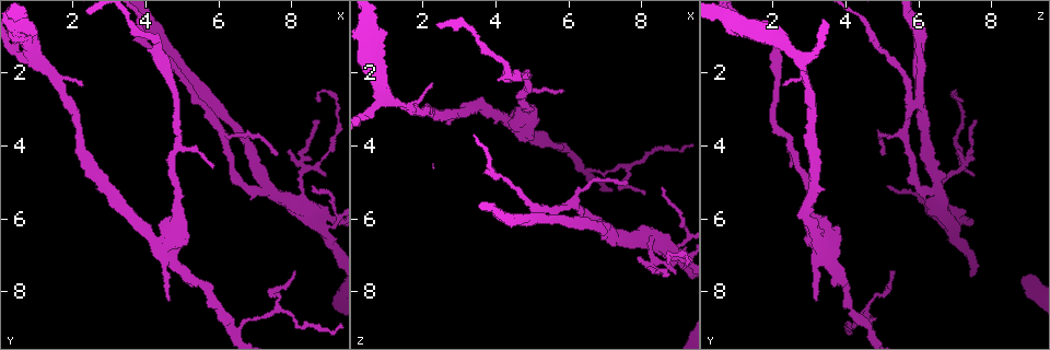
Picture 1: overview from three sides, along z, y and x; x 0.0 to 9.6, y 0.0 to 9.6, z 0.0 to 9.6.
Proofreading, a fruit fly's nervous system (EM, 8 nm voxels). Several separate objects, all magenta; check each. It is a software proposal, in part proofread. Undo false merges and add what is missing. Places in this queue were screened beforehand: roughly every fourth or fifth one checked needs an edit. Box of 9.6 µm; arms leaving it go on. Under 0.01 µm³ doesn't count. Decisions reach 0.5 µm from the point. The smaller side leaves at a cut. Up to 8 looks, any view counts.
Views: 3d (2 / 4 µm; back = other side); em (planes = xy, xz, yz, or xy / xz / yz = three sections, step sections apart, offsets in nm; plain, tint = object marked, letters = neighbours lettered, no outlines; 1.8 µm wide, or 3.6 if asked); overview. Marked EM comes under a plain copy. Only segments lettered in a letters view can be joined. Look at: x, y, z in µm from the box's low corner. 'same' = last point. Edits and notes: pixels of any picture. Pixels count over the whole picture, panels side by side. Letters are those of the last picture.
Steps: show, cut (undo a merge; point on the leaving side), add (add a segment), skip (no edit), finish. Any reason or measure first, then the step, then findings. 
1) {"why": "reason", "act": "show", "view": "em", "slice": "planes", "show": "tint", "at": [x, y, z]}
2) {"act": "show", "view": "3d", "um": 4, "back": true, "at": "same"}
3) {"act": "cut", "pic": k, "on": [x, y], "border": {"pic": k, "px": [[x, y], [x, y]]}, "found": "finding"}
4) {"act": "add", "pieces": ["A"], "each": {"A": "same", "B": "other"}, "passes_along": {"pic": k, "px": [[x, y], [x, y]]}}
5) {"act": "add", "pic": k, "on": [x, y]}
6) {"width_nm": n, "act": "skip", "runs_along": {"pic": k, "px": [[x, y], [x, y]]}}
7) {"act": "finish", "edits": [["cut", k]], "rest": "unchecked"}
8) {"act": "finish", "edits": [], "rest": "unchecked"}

{"why": "calibre changes", "act": "show", "view": "3d", "um": 4, "at": [0.90, 1.65, 2.70]}

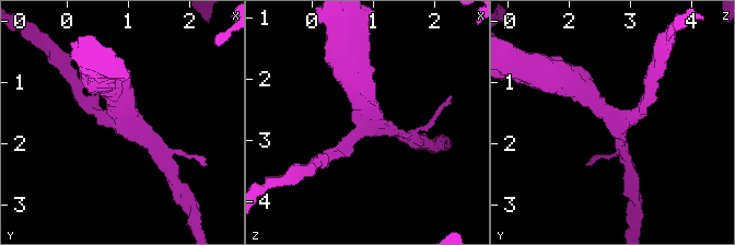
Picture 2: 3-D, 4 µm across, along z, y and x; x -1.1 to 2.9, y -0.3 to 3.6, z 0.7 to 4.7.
{"arms": 3, "arm_widths_nm": [180, 190, 340], "act": "show", "view": "em", "slice": "yz", "step": 4, "show": "letters", "at": [0.95, 1.75, 2.70]}

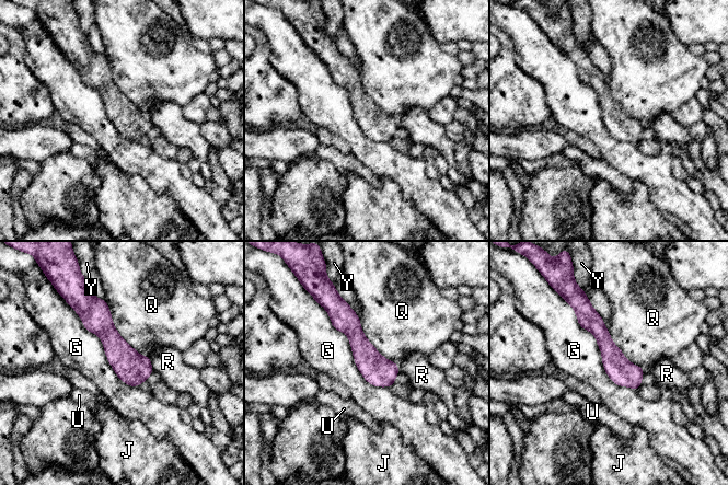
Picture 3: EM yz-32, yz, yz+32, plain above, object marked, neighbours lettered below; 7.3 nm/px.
{"why": "another direction", "act": "show", "view": "em", "slice": "planes", "show": "letters", "at": "same"}

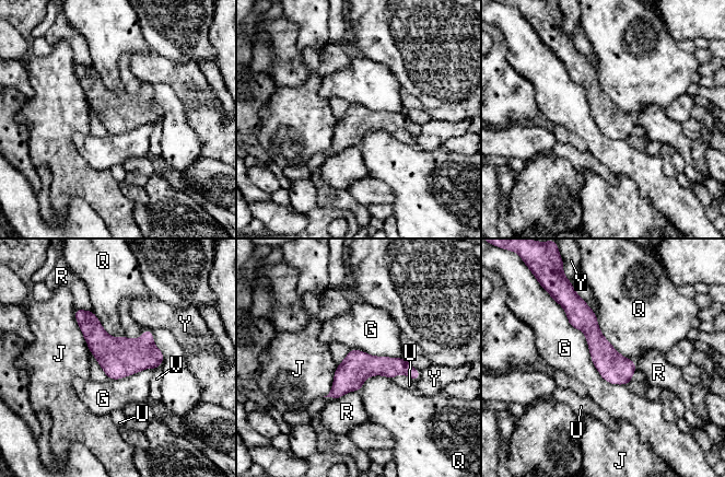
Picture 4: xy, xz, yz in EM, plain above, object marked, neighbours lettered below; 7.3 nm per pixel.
{"act": "skip", "each": {"G": "other", "J": "other", "Q": "other", "R": "other", "U": "other", "V": "other", "Y": "other"}, "runs_along": {"pic": 4, "px": [[570, 305], [627, 380]]}, "found": "continuous, no second cell"}

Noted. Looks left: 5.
{"why": "sharp bend", "act": "show", "view": "3d", "um": 4, "at": [4.45, 6.65, 3.35]}

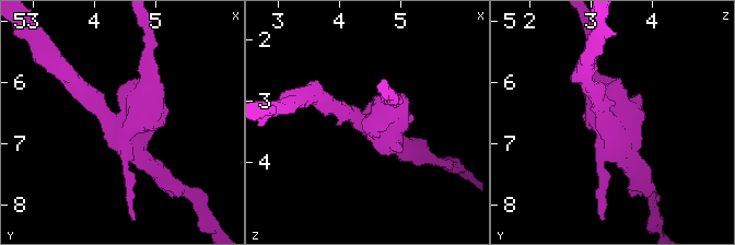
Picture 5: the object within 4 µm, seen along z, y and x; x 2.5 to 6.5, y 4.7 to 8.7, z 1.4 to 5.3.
{"act": "show", "view": "em", "um": 3.6, "slice": "planes", "show": "letters", "at": [4.50, 6.65, 3.35]}

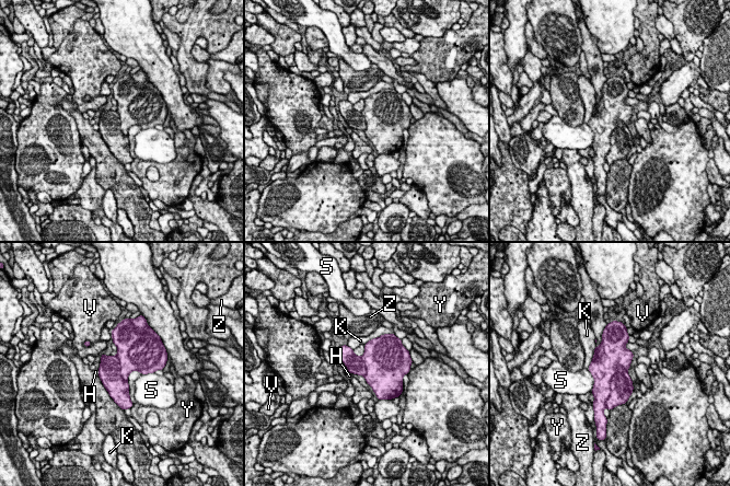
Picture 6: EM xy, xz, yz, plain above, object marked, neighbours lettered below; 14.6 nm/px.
{"act": "cut", "pic": 6, "on": [603, 368], "each": {"H": "other", "K": "other", "S": "other", "V": "other", "Y": "other", "Z": "other"}, "found": "a second cell is stuck on"}

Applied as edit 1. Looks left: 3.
{"why": "abrupt turn", "act": "show", "view": "em", "slice": "xz", "step": 4, "show": "tint", "at": [8.30, 4.65, 7.15]}

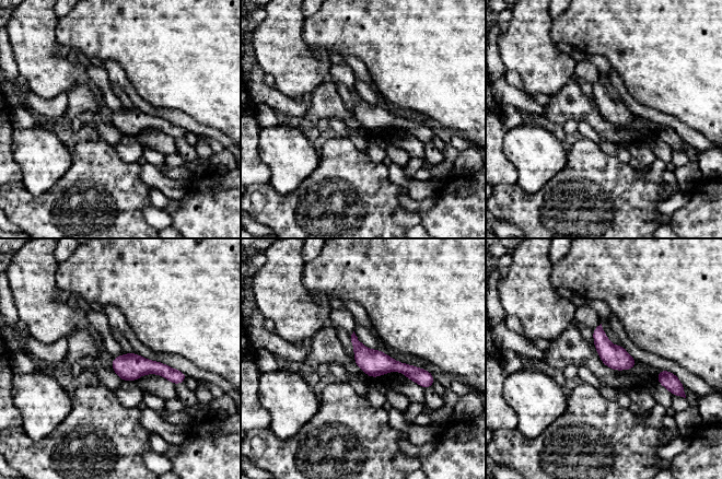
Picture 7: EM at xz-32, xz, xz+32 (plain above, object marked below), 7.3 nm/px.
{"why": "cut it another way", "act": "show", "view": "em", "slice": "planes", "show": "tint", "at": "same"}

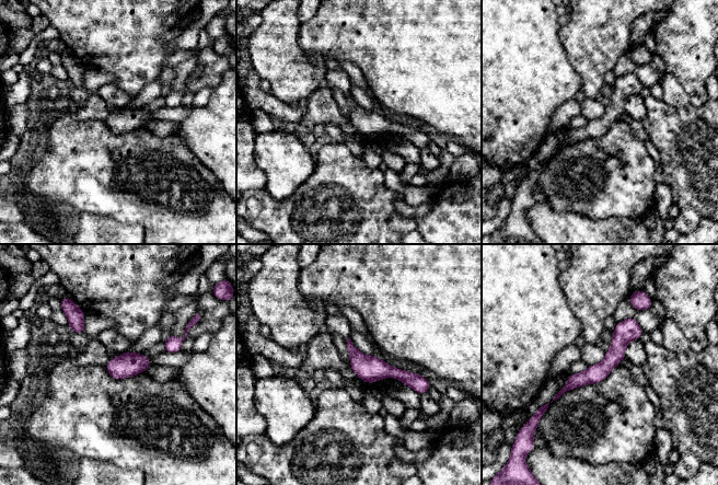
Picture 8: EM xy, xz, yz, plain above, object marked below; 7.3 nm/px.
{"act": "show", "view": "em", "slice": "planes", "show": "letters", "at": "same"}

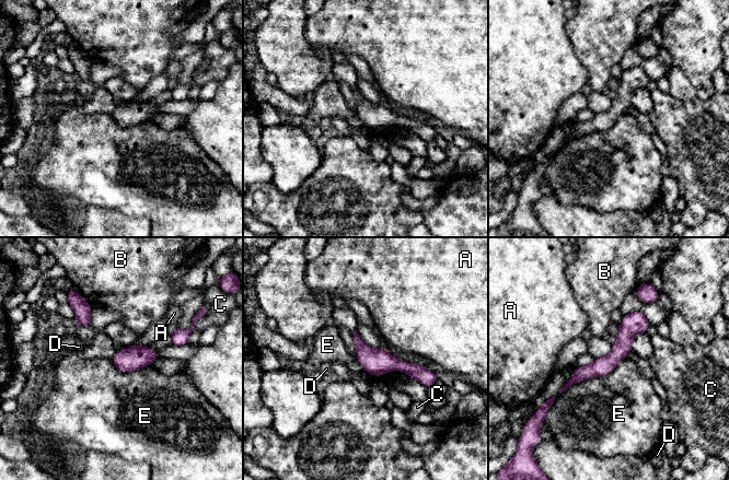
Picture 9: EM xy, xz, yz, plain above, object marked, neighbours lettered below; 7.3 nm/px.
{"act": "skip", "each": {"A": "other", "B": "other", "C": "other", "D": "other", "E": "other"}, "border": {"pic": 9, "px": [[625, 356], [551, 407]]}, "found": "all the same cell"}

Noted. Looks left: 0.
{"act": "finish", "edits": [["cut", 6]], "rest": "unchecked"}

